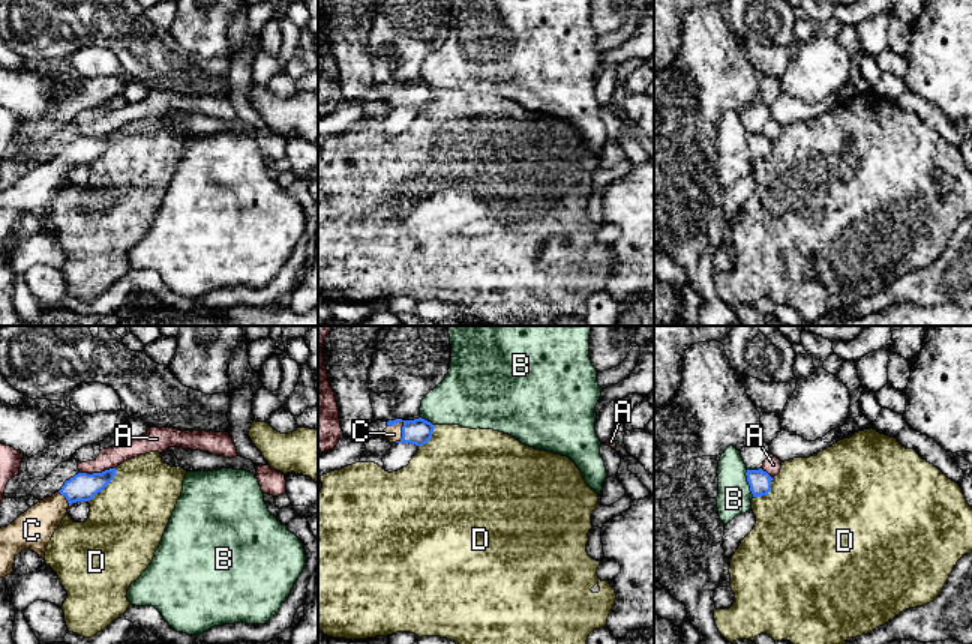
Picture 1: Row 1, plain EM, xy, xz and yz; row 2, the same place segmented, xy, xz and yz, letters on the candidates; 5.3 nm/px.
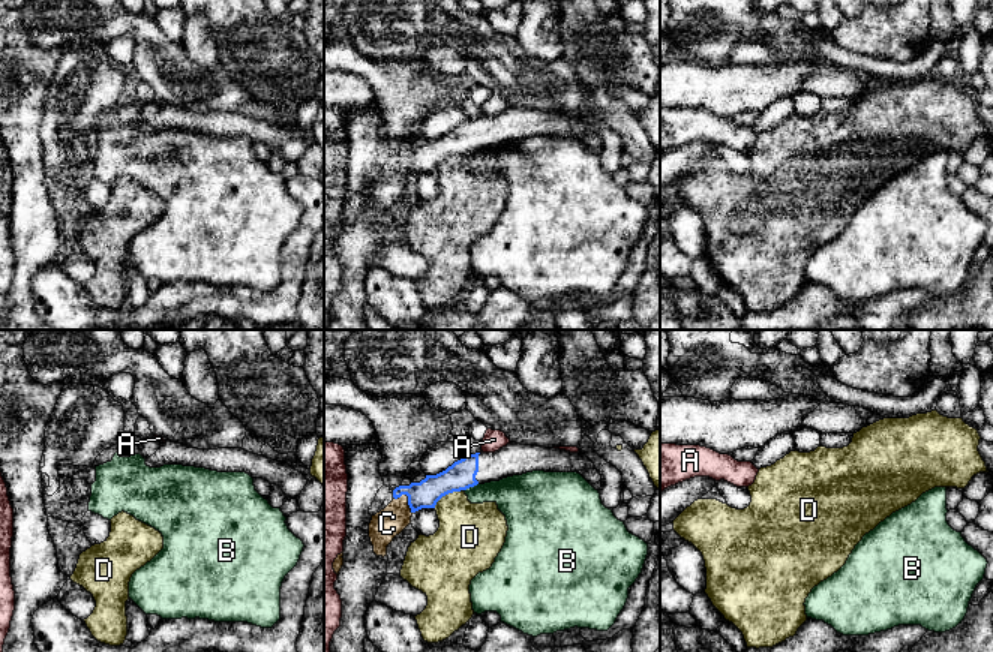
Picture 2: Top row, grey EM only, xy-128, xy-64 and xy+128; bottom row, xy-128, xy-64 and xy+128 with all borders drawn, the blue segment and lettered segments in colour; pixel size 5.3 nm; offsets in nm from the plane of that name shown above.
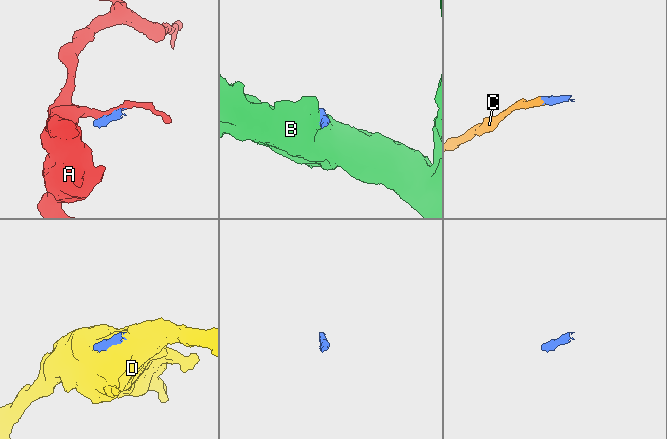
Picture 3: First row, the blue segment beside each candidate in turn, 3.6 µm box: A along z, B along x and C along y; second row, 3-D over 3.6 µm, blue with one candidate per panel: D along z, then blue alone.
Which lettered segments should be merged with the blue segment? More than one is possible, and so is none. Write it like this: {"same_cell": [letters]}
{"same_cell": ["C"]}

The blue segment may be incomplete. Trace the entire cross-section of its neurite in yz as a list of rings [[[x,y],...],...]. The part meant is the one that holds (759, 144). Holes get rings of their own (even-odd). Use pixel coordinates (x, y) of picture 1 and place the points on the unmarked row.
[[[762,132],[747,134],[746,140],[753,161],[766,159],[771,155],[772,141]]]

